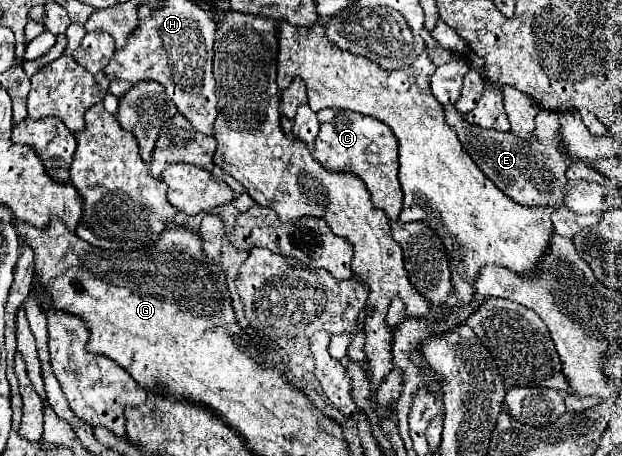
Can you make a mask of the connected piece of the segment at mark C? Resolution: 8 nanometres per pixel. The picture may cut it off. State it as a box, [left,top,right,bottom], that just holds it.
[313,110,403,222]

